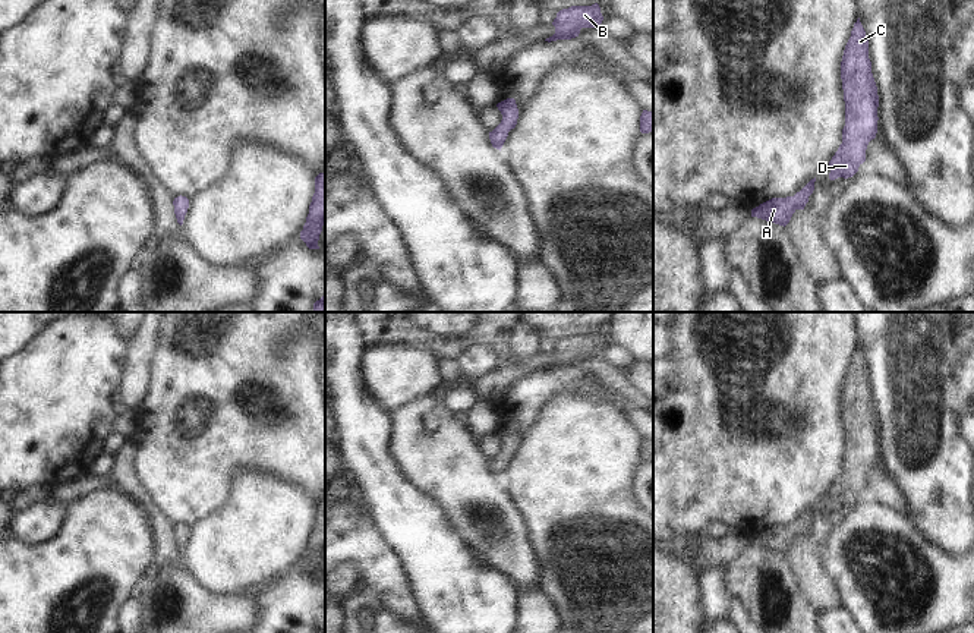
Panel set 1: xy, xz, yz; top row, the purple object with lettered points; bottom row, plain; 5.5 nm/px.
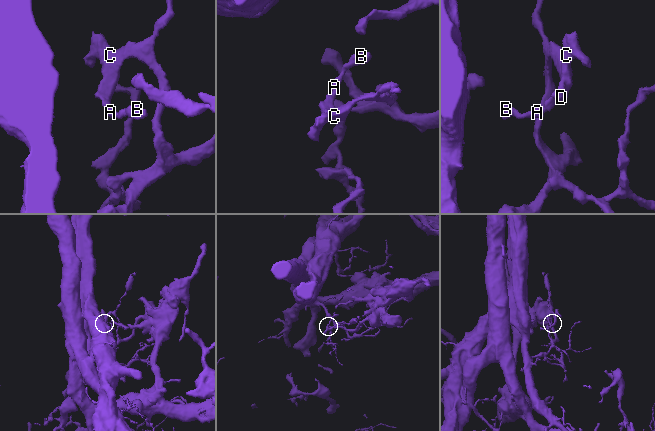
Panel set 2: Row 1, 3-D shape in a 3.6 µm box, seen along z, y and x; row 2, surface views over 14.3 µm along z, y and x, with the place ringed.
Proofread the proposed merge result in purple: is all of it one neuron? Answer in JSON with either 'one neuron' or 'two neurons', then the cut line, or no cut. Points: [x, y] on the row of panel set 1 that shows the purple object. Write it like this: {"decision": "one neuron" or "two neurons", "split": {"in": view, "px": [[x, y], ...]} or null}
{"decision": "one neuron", "split": null}

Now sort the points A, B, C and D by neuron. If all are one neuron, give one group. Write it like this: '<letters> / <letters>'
A B C D

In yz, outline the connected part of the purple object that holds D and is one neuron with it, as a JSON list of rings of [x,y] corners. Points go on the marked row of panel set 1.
[[[860,22],[854,23],[841,62],[845,101],[842,144],[829,161],[829,179],[852,177],[866,161],[866,149],[877,133],[877,86],[869,59],[869,38]]]

